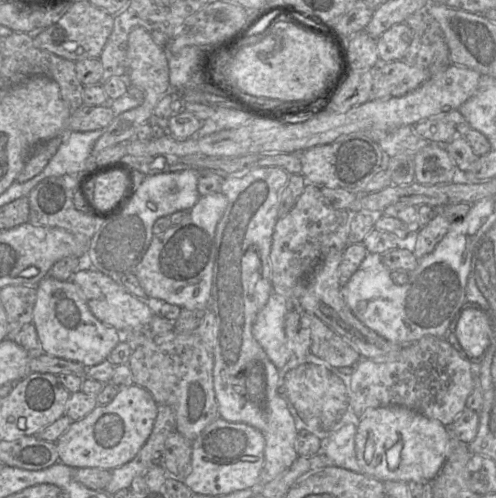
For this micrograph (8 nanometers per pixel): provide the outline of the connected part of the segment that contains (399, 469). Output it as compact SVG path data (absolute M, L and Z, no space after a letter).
M367 408L357 425L355 453L361 473L382 482L429 482L437 477L448 457L449 440L448 427L409 408Z

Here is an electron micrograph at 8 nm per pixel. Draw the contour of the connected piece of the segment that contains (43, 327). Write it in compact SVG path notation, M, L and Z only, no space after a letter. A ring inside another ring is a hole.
M46 275L37 284L32 323L36 328L40 350L48 355L95 366L109 358L111 351L123 339L115 328L99 321L90 311L77 286L71 281L59 281Z

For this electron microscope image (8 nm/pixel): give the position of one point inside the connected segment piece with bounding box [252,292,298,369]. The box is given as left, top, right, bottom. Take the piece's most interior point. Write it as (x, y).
(268, 329)

